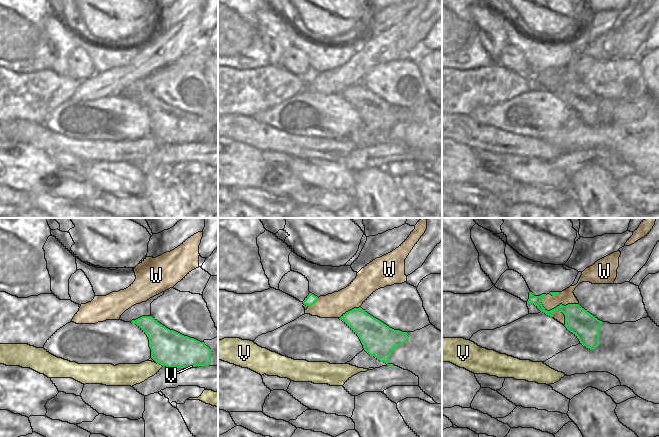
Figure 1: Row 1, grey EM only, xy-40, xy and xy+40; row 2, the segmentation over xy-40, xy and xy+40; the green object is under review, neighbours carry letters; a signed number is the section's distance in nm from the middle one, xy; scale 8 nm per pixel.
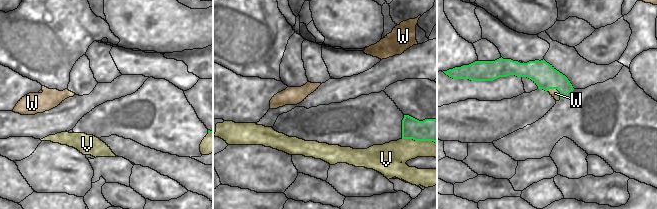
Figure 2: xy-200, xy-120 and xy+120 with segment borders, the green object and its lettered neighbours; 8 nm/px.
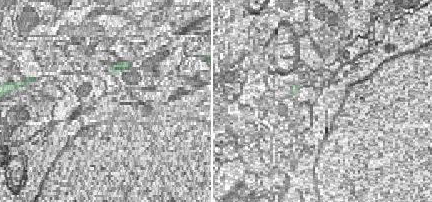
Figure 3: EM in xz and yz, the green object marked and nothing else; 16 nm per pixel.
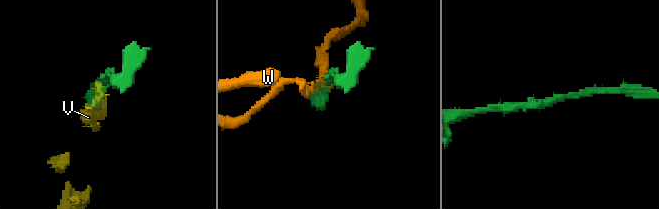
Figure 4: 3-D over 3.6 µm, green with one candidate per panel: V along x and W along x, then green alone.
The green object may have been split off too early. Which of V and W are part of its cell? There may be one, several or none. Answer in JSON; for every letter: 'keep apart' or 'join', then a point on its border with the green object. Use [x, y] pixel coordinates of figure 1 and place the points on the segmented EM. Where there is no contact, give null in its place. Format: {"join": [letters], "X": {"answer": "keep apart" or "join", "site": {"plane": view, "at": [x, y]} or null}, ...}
{"join": [], "V": {"answer": "keep apart", "site": {"plane": "xy-40", "at": [159, 363]}}, "W": {"answer": "keep apart", "site": {"plane": "xy+40", "at": [558, 306]}}}

